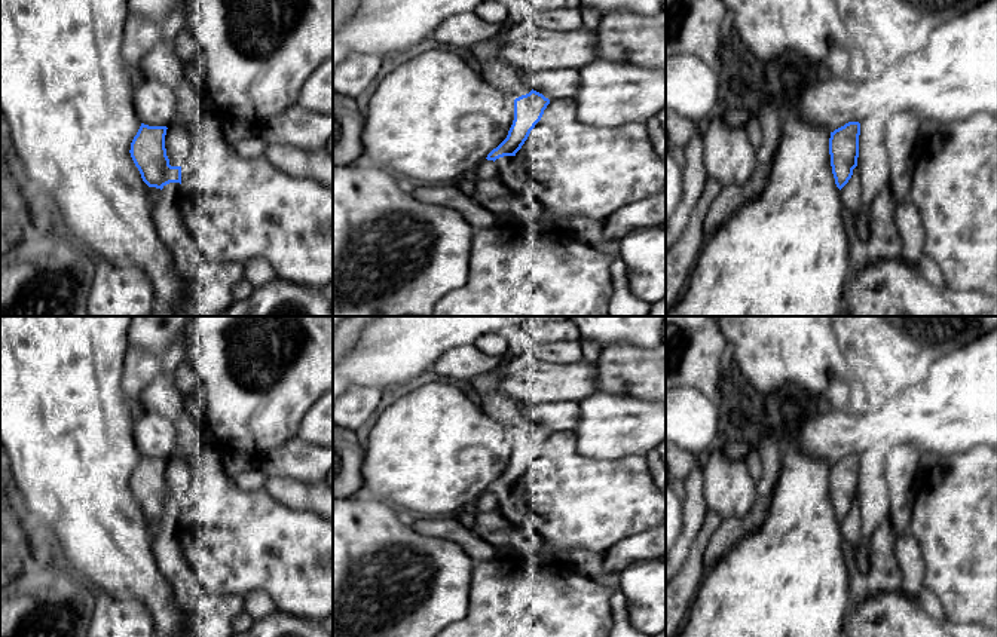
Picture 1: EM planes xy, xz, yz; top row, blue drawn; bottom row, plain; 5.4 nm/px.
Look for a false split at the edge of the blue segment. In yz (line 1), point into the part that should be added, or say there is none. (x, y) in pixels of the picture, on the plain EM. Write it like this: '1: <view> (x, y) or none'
1: none

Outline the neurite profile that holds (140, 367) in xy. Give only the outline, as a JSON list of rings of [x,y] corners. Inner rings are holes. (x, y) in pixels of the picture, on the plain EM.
[[[128,347],[122,374],[125,395],[132,401],[137,399],[153,382],[160,364],[162,358],[157,355],[147,352],[143,347]]]

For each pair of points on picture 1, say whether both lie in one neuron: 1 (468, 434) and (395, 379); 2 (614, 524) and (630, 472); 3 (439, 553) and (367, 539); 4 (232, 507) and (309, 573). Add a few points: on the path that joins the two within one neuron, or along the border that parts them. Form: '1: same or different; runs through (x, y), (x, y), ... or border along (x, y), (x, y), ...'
1: different; border along (430, 374), (397, 392)
2: same; runs through (614, 511), (614, 501), (624, 486)
3: same; runs through (421, 551), (409, 544), (385, 542)
4: same; runs through (251, 526), (275, 550), (290, 554)

